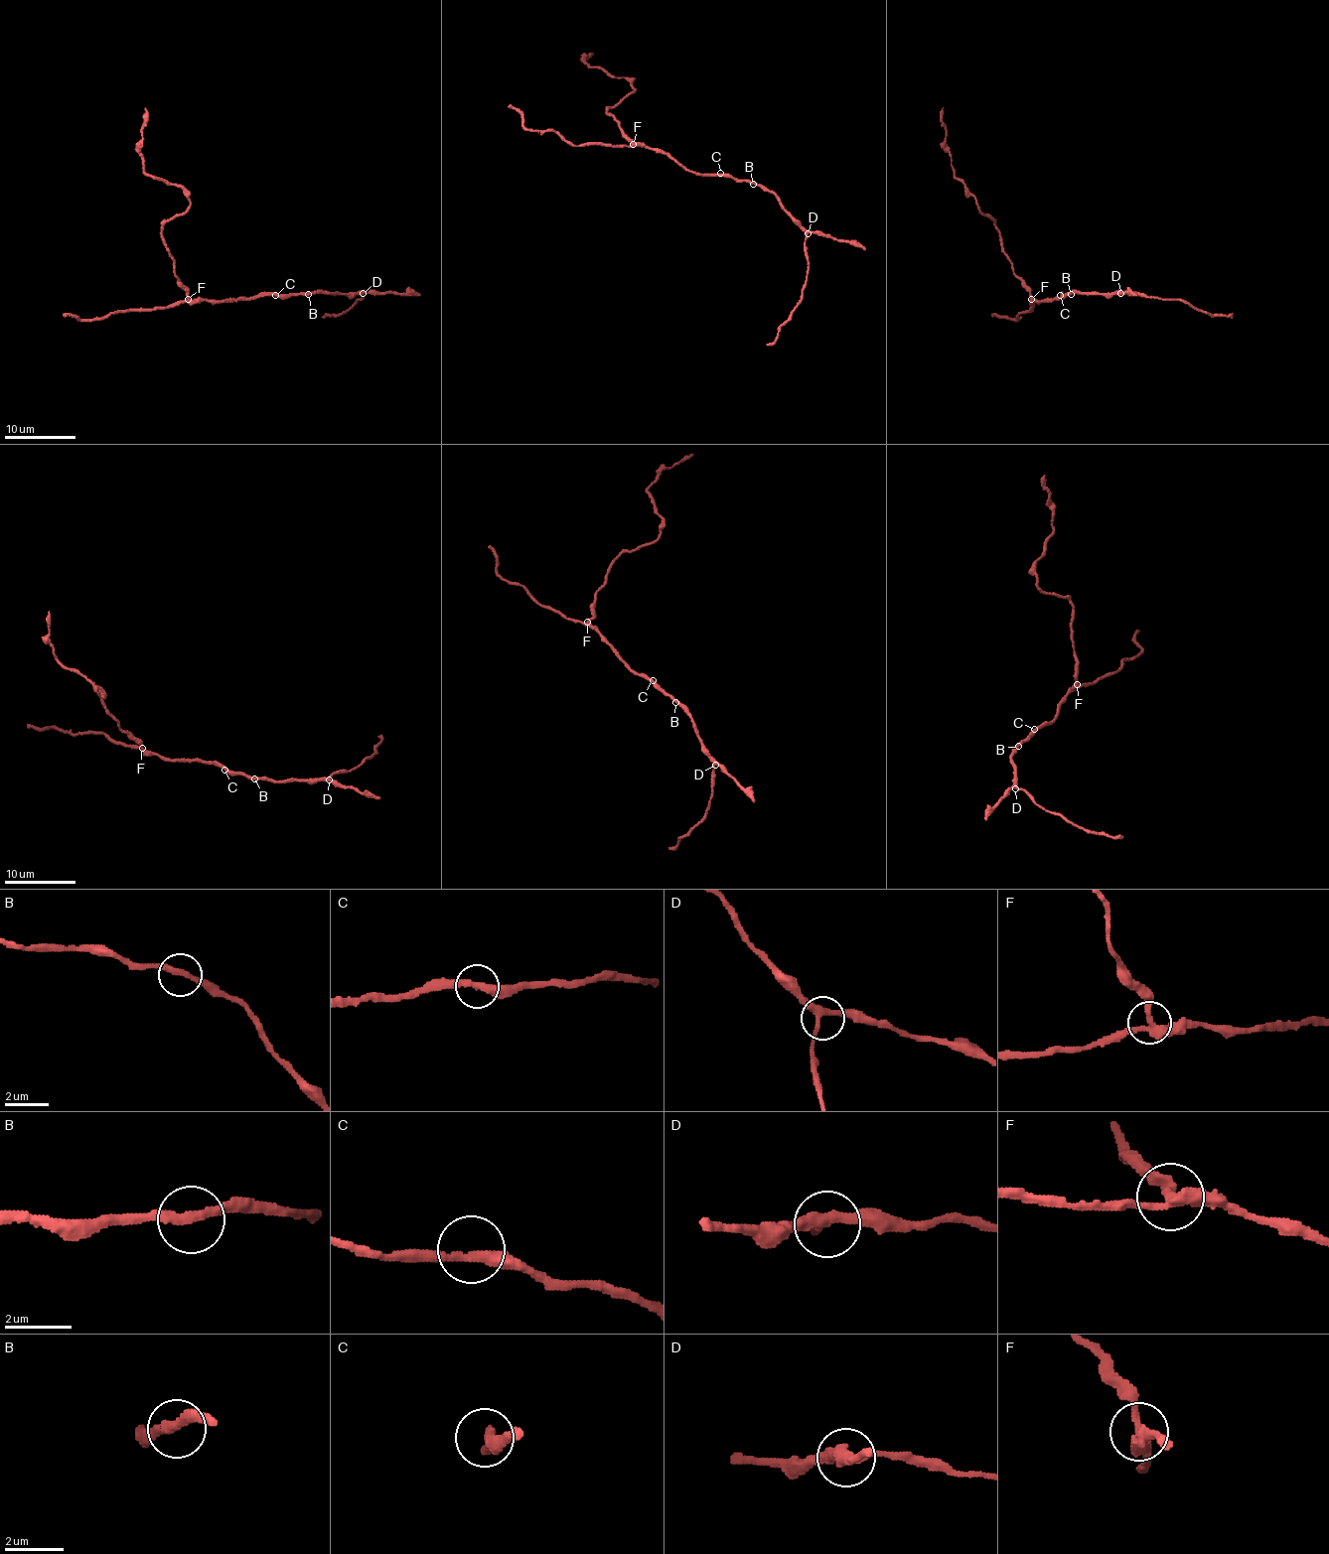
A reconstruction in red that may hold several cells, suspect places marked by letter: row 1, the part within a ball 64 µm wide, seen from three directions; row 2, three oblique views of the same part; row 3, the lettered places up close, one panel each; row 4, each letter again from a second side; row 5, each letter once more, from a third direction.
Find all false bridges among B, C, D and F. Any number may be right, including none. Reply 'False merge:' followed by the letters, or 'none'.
False merge: F

